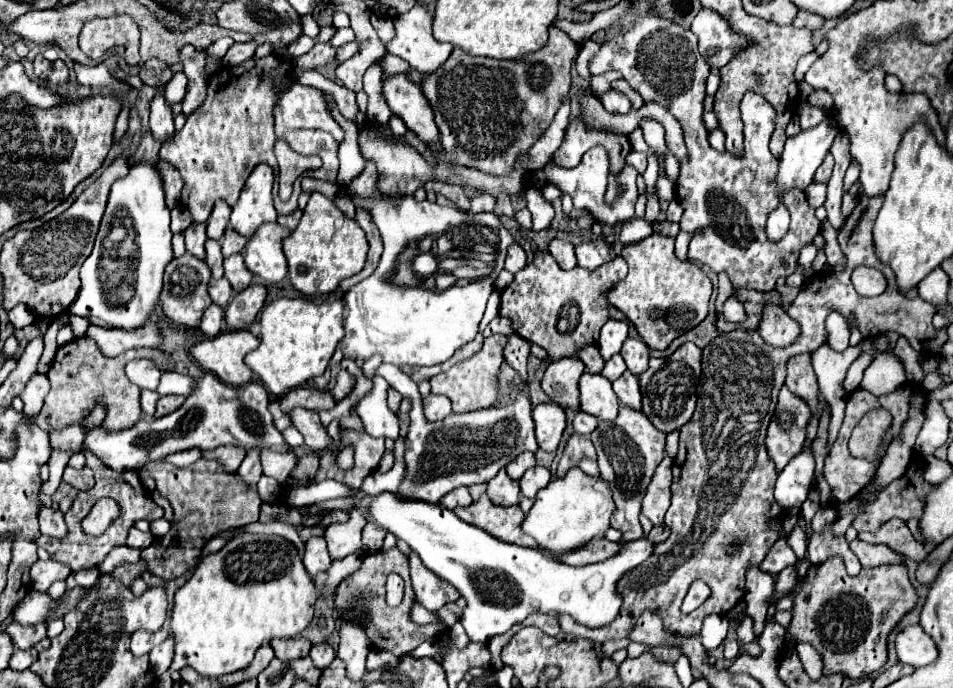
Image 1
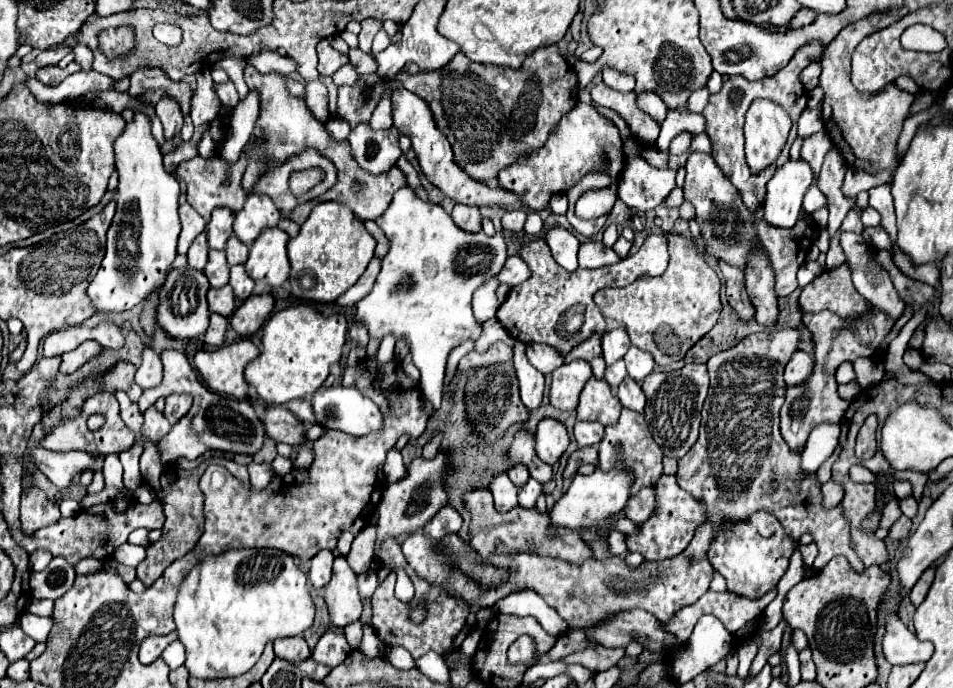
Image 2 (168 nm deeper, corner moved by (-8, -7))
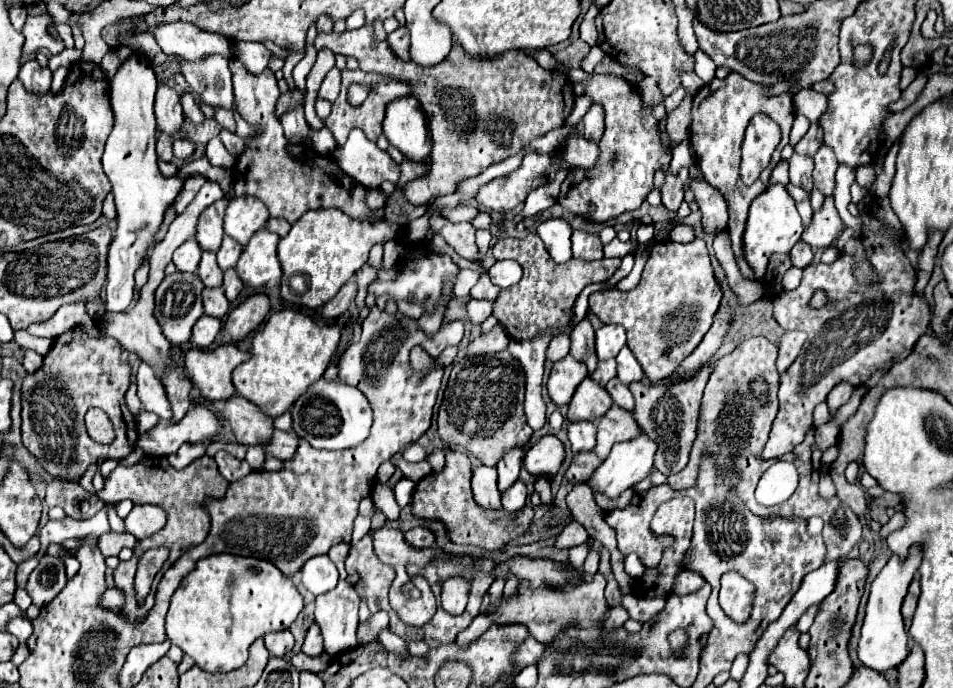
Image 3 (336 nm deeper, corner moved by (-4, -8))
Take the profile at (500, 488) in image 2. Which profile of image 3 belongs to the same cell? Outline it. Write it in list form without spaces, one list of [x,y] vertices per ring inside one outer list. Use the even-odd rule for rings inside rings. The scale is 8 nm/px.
[[[479,466],[473,472],[473,496],[483,508],[501,508],[501,492],[497,488],[497,470]]]

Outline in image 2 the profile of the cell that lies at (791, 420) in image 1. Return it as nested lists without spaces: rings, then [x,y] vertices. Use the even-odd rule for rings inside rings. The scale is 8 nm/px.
[[[873,309],[867,319],[861,319],[855,323],[847,323],[839,319],[831,311],[807,313],[803,315],[803,323],[813,335],[817,359],[815,359],[815,371],[811,379],[807,379],[803,385],[787,387],[785,403],[781,407],[781,435],[791,451],[797,451],[799,447],[803,447],[811,429],[817,427],[819,423],[839,423],[843,419],[847,409],[845,409],[845,401],[837,395],[835,369],[843,361],[855,361],[861,355],[861,347],[877,347],[893,327],[887,315],[881,313],[879,309]]]

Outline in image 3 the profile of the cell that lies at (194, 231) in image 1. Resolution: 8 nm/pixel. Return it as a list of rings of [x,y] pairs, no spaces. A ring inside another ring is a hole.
[[[195,238],[183,242],[173,256],[173,264],[177,266],[179,272],[195,272],[199,266],[199,260],[201,260],[201,248]]]

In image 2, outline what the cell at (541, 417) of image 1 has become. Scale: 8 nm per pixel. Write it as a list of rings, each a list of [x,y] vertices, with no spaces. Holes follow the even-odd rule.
[[[553,417],[541,419],[541,423],[537,425],[535,439],[537,439],[535,451],[539,459],[549,465],[553,465],[569,445],[569,435],[565,425]]]

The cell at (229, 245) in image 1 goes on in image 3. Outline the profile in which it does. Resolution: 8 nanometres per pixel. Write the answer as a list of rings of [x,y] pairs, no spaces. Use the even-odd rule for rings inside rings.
[[[223,236],[223,244],[221,244],[219,252],[217,252],[217,264],[219,264],[219,268],[221,270],[233,268],[237,264],[239,256],[241,256],[241,250],[243,250],[243,246],[239,242],[231,240],[229,236]]]

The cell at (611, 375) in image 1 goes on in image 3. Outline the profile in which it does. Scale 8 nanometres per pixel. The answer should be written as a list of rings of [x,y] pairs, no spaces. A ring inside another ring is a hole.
[[[611,358],[611,360],[599,360],[595,372],[591,372],[589,376],[591,376],[591,380],[595,380],[597,384],[605,386],[611,378],[617,376],[617,364],[615,364],[615,360],[613,360],[613,358]]]

